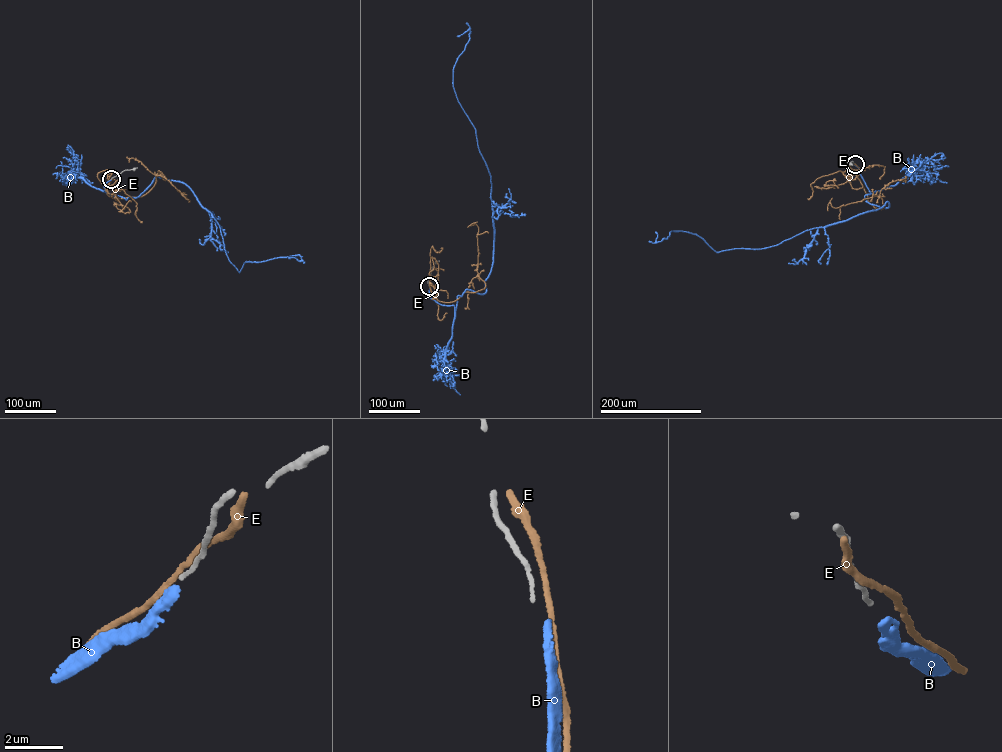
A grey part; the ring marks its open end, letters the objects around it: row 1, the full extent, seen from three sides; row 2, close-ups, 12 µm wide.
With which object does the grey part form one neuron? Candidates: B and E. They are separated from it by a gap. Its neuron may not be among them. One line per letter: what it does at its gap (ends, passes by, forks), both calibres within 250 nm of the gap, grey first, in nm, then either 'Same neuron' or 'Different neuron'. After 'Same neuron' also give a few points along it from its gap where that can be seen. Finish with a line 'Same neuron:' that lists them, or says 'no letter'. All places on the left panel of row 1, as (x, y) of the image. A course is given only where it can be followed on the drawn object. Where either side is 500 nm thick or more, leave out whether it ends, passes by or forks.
B: It ends there. Thickness 120 nm (grey) against 280 nm. Different neuron
E: It passes by. Thickness 120 nm (grey) against 190 nm. Different neuron
Same neuron: no letter

